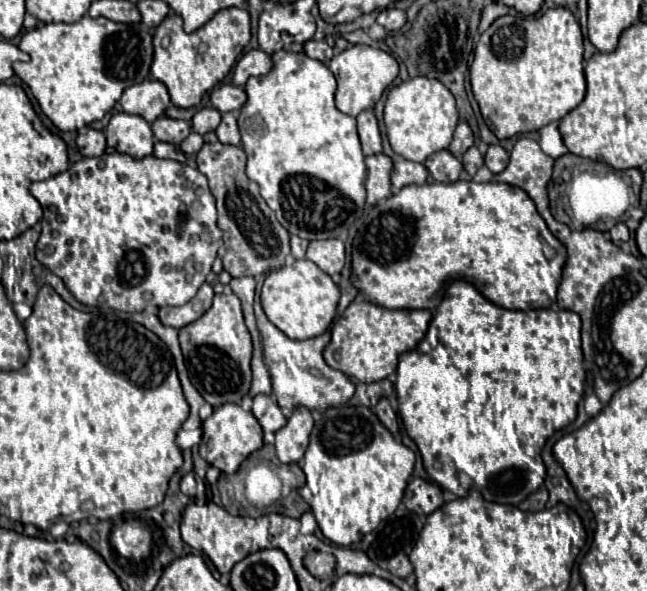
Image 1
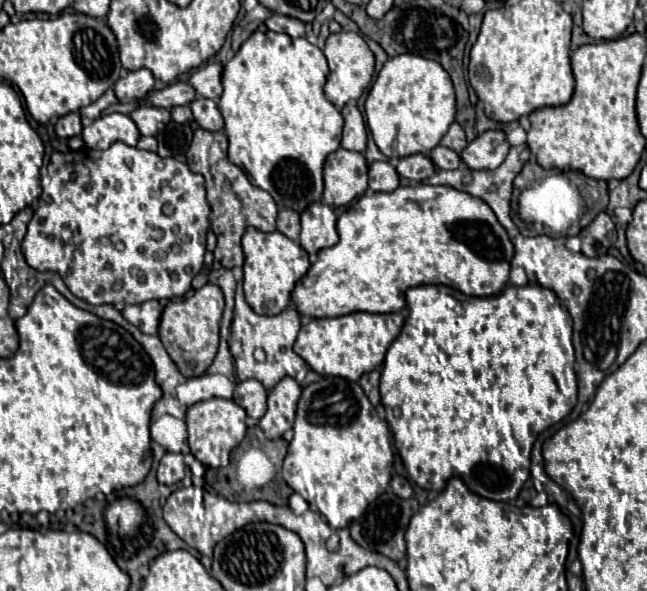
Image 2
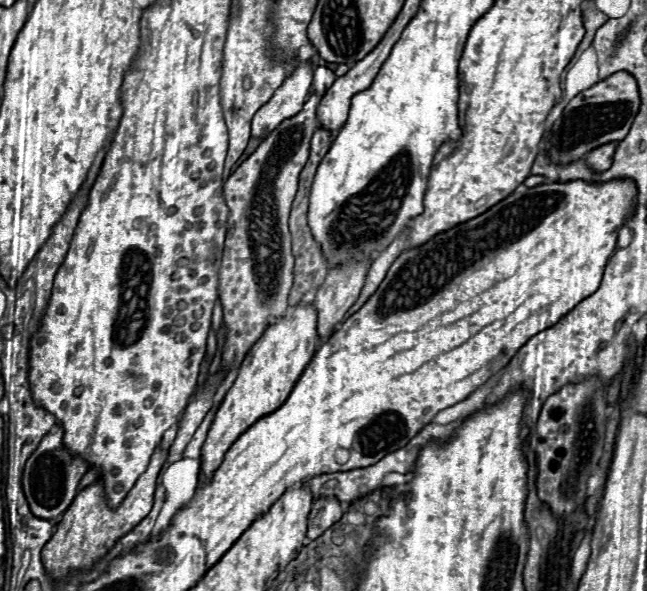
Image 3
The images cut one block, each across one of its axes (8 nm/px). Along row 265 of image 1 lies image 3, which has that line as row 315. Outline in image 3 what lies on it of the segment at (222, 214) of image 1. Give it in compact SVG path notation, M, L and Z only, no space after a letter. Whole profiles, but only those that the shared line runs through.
M312 94L304 108L272 130L270 136L260 142L256 152L250 154L250 158L242 162L224 184L224 196L230 208L218 286L224 324L228 328L222 346L224 374L240 366L270 322L286 316L294 272L288 214L296 196L300 168L304 168L308 160L310 138L318 128L316 108L320 100L322 96Z

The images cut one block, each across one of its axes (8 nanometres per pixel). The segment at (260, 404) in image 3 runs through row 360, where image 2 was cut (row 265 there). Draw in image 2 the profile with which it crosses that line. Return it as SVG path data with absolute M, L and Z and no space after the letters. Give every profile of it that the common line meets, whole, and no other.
M246 228L242 236L244 250L244 298L258 314L280 314L290 306L292 286L306 274L310 260L300 244L292 242L278 230L262 232L256 228Z

